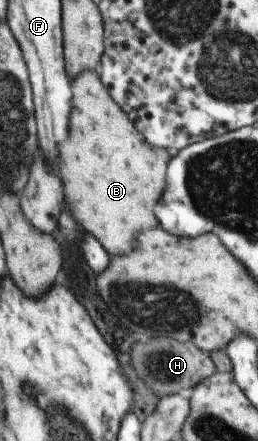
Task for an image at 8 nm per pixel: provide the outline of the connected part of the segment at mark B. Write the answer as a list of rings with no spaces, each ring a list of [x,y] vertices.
[[[89,69],[75,77],[72,86],[72,102],[75,110],[71,110],[71,134],[59,146],[57,170],[59,178],[63,178],[63,186],[67,186],[67,206],[75,210],[75,218],[83,222],[83,230],[99,238],[99,244],[107,254],[125,254],[135,248],[135,238],[139,230],[155,228],[157,220],[153,218],[153,204],[159,200],[164,190],[165,168],[169,153],[164,148],[148,143],[144,136],[135,130],[129,117],[118,103],[113,102],[107,89],[101,84],[98,70]]]

